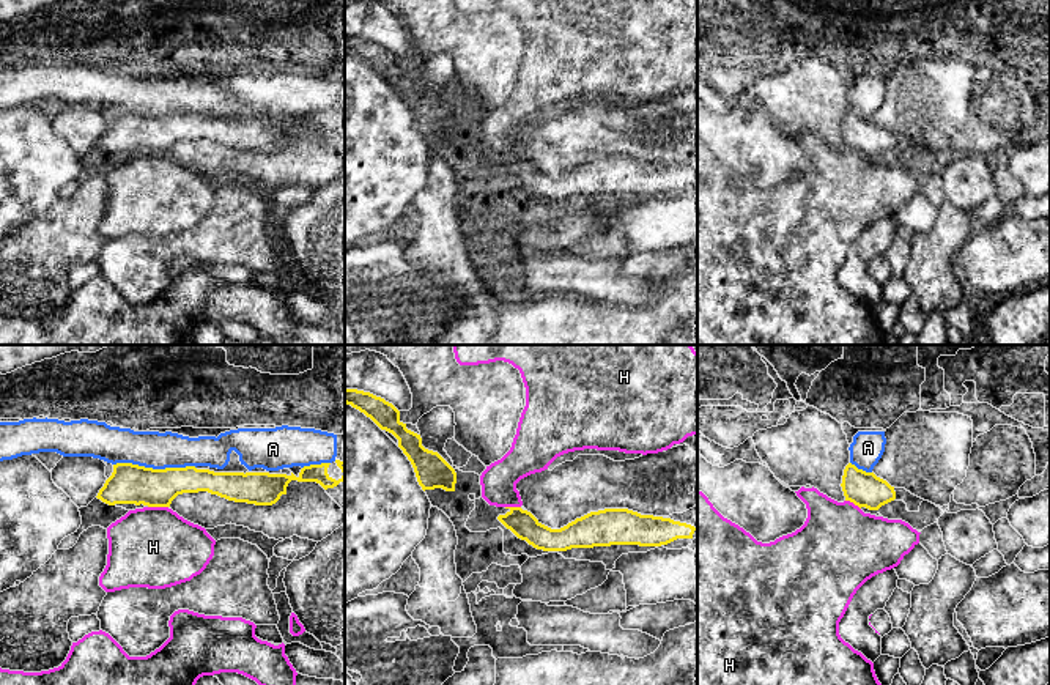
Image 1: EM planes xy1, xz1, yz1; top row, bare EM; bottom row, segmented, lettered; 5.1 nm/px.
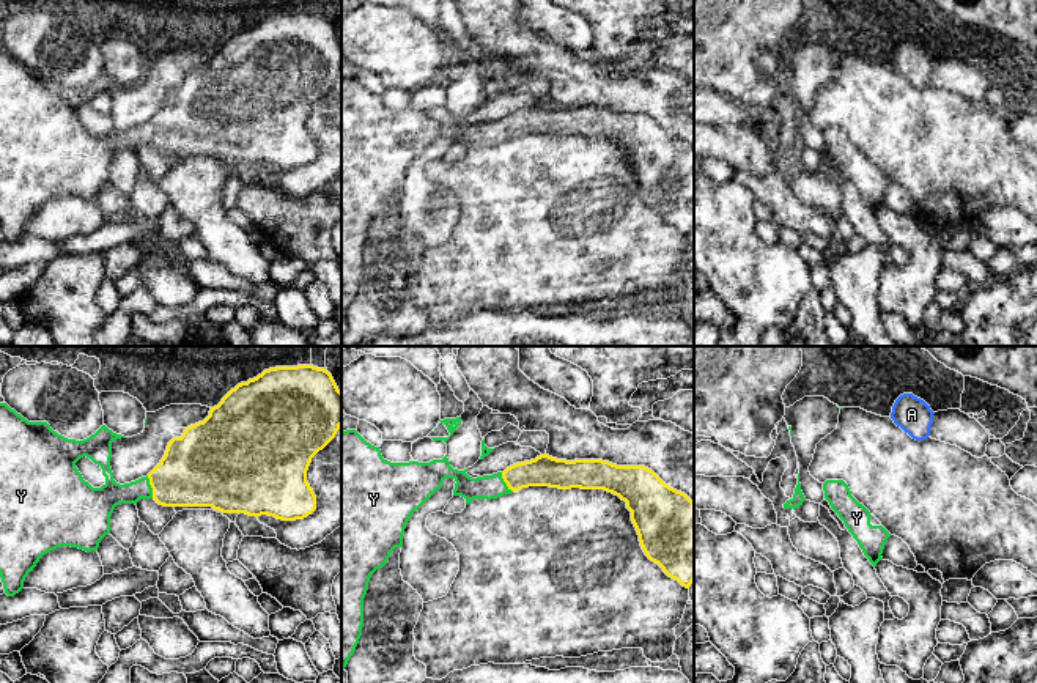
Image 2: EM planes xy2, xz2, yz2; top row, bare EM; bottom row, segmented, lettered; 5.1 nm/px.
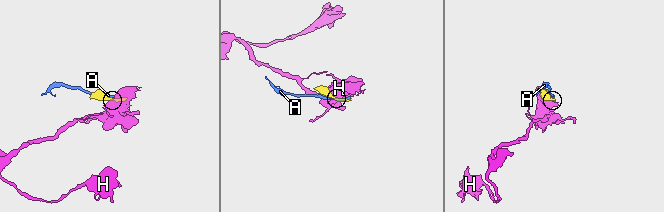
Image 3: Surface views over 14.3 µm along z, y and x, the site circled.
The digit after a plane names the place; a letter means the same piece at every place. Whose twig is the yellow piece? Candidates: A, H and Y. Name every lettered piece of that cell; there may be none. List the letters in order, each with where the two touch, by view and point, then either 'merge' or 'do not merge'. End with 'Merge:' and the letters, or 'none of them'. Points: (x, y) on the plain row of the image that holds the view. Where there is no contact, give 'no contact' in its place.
A: xy1 (155, 117) | do not merge
H: xy1 (158, 153) | do not merge
Y: xy2 (151, 134) | merge
Merge: Y

